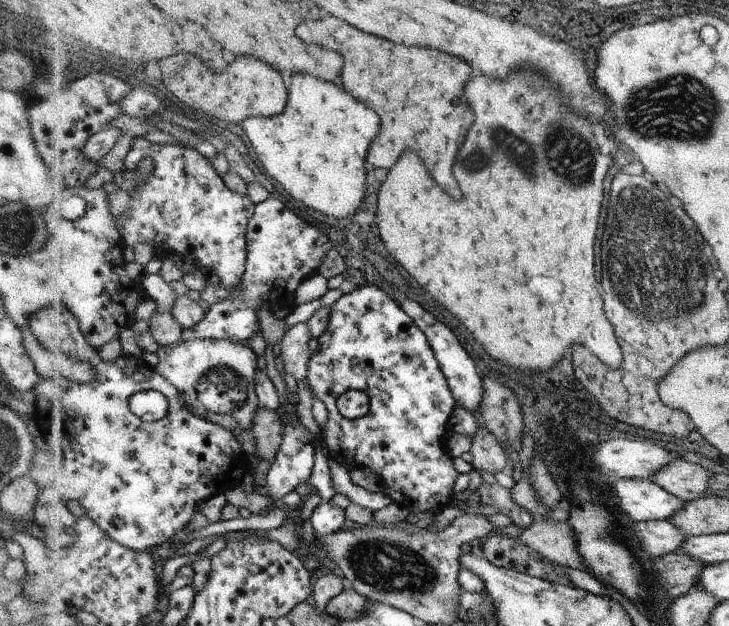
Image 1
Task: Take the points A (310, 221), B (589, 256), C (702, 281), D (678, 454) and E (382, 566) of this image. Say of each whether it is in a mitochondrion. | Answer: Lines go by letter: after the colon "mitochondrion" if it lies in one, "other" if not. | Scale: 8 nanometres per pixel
A: other
B: mitochondrion
C: mitochondrion
D: other
E: mitochondrion

